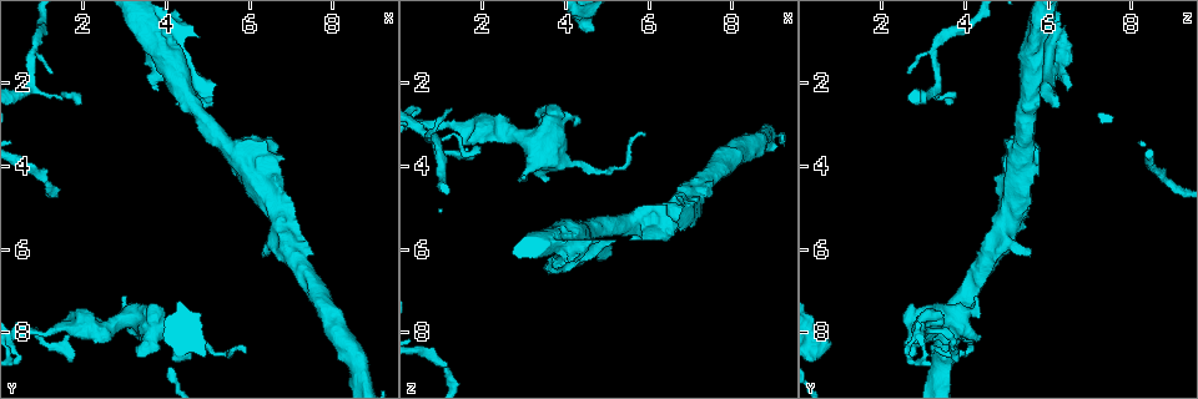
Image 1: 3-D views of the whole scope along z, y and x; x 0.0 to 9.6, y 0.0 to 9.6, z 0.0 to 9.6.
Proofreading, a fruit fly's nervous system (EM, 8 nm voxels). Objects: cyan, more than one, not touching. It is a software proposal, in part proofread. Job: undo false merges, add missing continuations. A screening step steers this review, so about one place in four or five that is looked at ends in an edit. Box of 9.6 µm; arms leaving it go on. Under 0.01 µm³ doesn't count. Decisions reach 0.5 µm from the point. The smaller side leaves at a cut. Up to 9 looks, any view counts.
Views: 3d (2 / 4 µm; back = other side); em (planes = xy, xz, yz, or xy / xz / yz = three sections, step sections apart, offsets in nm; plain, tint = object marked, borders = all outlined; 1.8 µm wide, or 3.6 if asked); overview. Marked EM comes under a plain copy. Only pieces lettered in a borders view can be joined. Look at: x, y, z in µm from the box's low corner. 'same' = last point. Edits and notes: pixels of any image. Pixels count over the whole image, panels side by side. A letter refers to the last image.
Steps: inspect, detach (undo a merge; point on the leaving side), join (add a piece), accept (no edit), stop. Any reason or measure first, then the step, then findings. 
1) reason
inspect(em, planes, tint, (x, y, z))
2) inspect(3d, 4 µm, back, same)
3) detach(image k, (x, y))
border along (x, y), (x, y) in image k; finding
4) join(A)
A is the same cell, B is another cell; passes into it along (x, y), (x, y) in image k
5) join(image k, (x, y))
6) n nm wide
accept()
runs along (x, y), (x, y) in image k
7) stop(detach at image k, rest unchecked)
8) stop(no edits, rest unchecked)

inspect(em, xz, step 4, tint, (6.85, 5.60, 4.95))

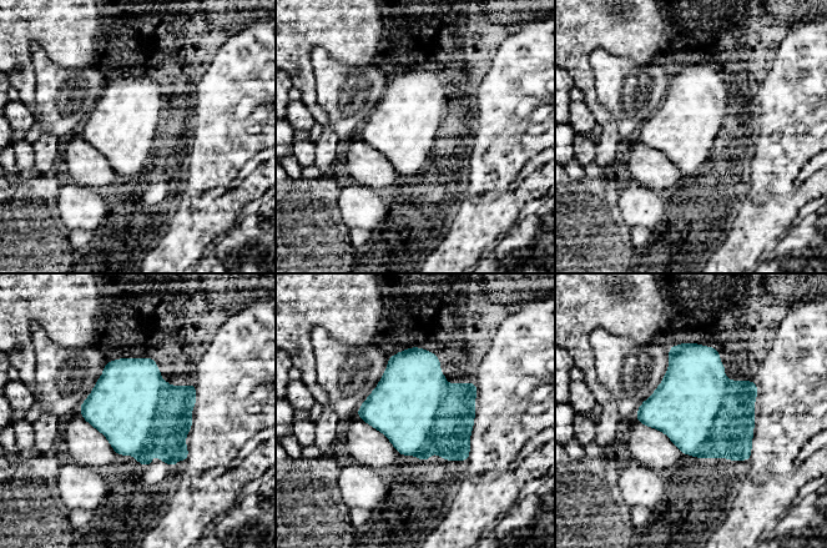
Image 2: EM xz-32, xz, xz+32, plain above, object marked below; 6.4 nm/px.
cut it another way
inspect(em, planes, borders, same)

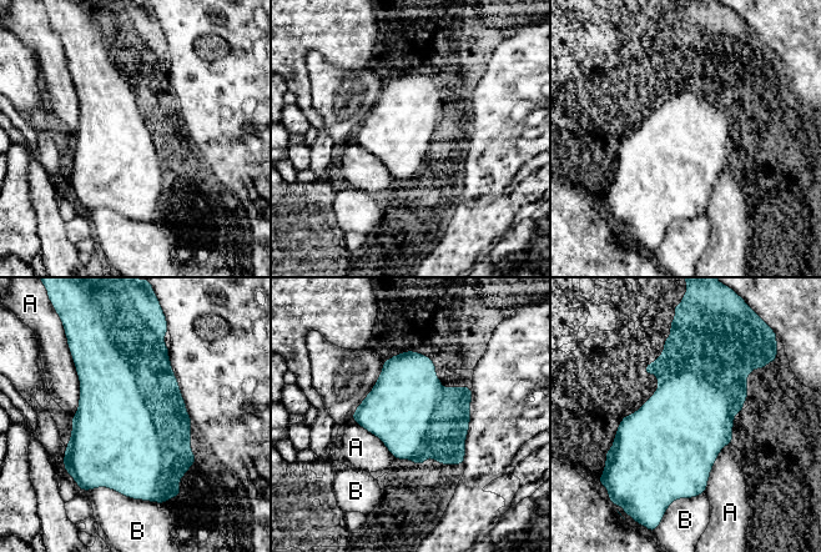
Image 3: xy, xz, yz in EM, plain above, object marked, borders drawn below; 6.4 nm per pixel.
accept()
A and B are other cells; border along (71, 355), (79, 380), (72, 416) in image 3; one neuron here

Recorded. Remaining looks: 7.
thick turns thin
inspect(em, 3.6 µm, xy, step 8, tint, (4.60, 1.85, 5.95))

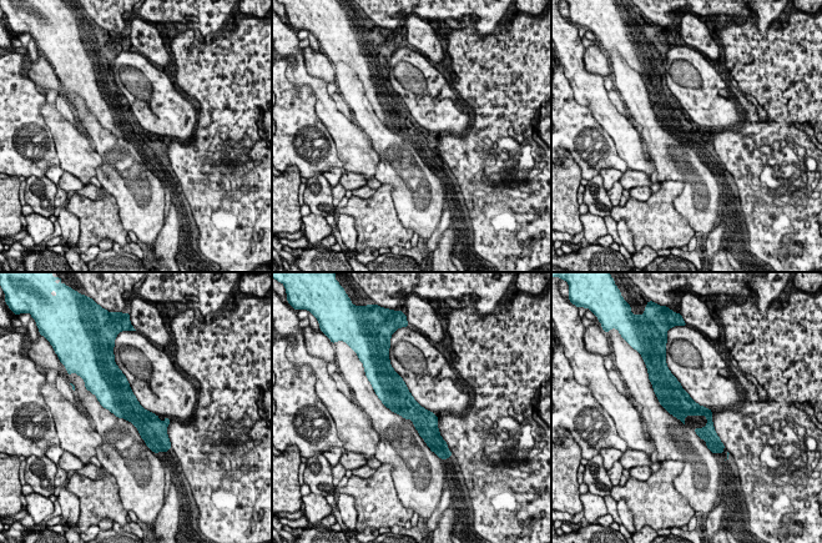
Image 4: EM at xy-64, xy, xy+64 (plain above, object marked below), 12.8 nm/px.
inspect(em, 3.6 µm, xy, step 8, borders, same)

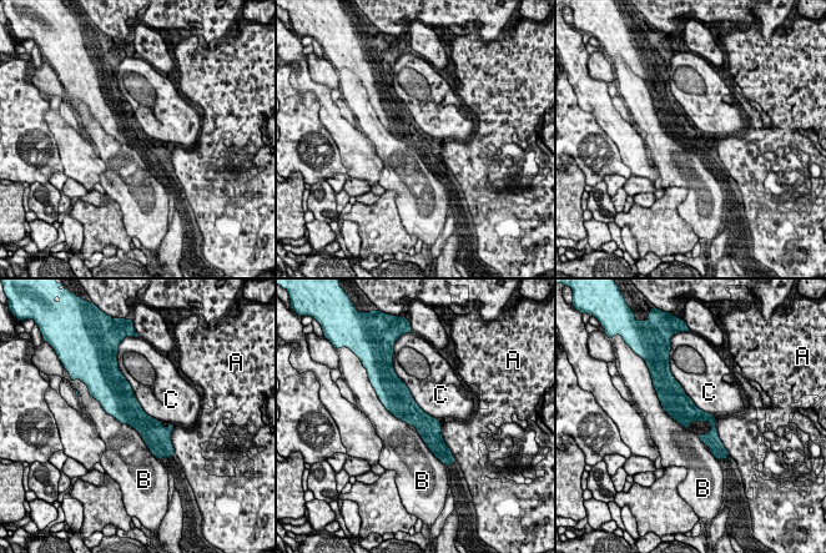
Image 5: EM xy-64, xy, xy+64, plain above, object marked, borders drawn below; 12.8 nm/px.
C touches over 800 nm
accept()
A, B and C are other cells; all the same neuron

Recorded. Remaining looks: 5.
arms part here
inspect(em, planes, borders, (0.70, 2.10, 3.35))

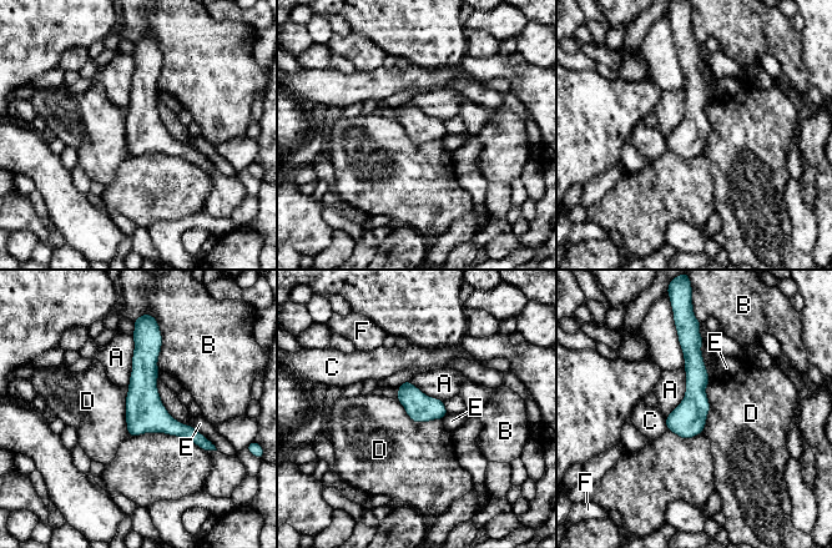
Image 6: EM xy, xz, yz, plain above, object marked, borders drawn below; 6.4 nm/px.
accept()
A, B, C, D, E and F are other cells; runs along (144, 335), (145, 400), (202, 445) in image 6; all the same neuron

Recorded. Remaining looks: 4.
thin end
inspect(em, planes, borders, (1.75, 8.65, 3.80))

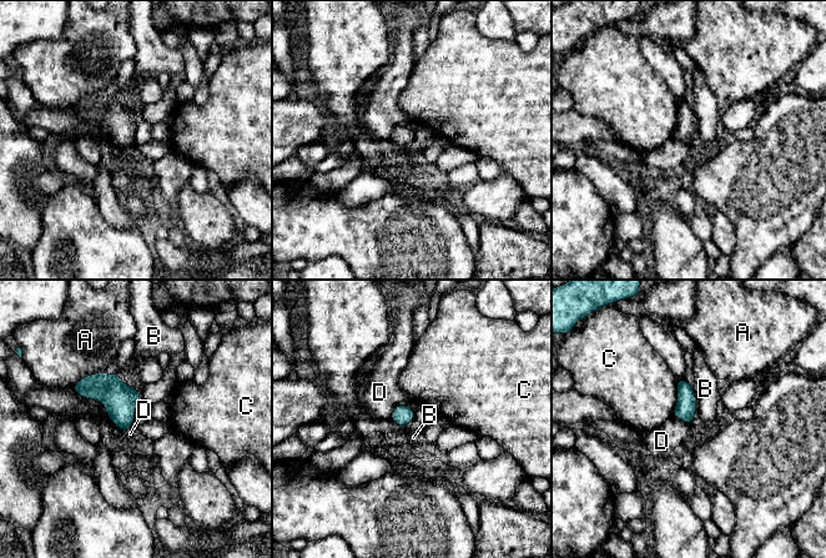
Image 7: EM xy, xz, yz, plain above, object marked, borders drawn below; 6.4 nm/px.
accept()
A, B, C and D are other cells; border along (414, 412), (398, 405), (389, 418) in image 7; no lettered piece goes on from it

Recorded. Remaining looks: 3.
stop(no edits, rest unchecked)

